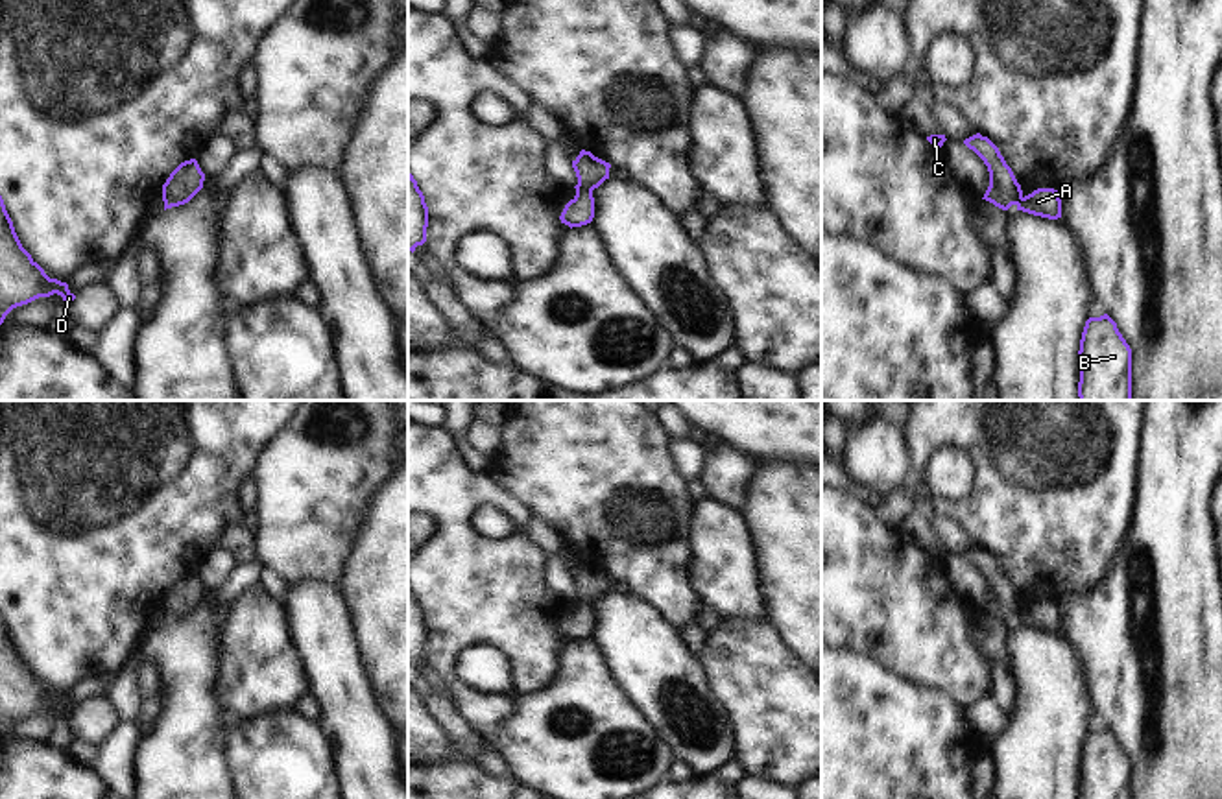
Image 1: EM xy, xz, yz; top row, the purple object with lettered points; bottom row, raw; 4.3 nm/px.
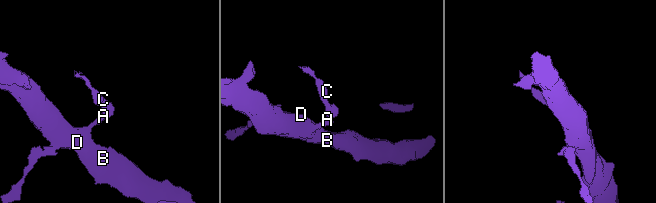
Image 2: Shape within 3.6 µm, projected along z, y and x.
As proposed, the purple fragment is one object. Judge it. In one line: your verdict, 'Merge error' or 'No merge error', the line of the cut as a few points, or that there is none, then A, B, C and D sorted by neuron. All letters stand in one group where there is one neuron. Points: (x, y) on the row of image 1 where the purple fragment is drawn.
Merge error. Split along xz (578, 183), (591, 192). Groups: A B D / C.

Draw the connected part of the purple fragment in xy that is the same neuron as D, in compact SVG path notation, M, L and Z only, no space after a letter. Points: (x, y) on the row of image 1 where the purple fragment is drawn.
M0 196L0 325L13 308L54 293L66 308L76 299L66 282L50 279L22 247Z

